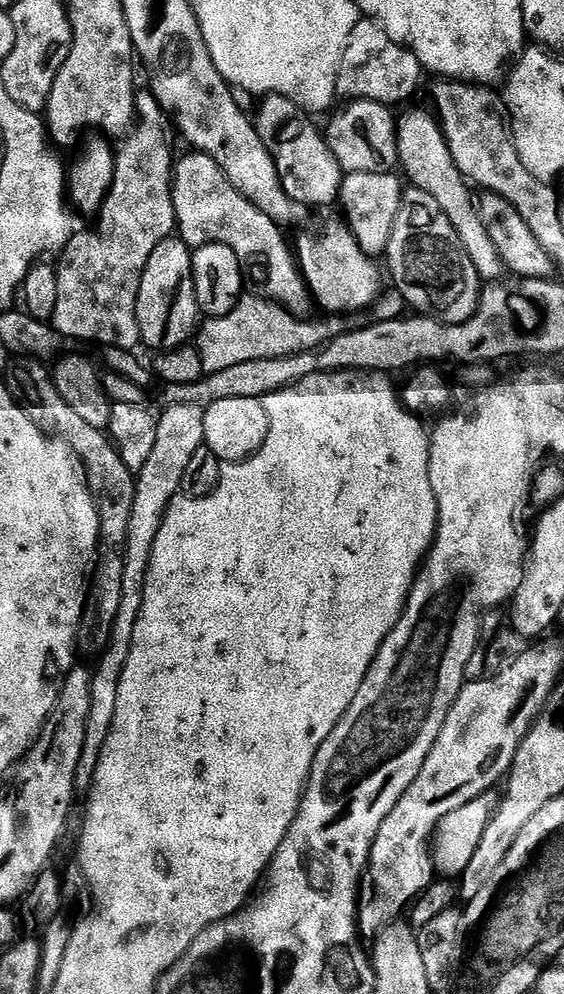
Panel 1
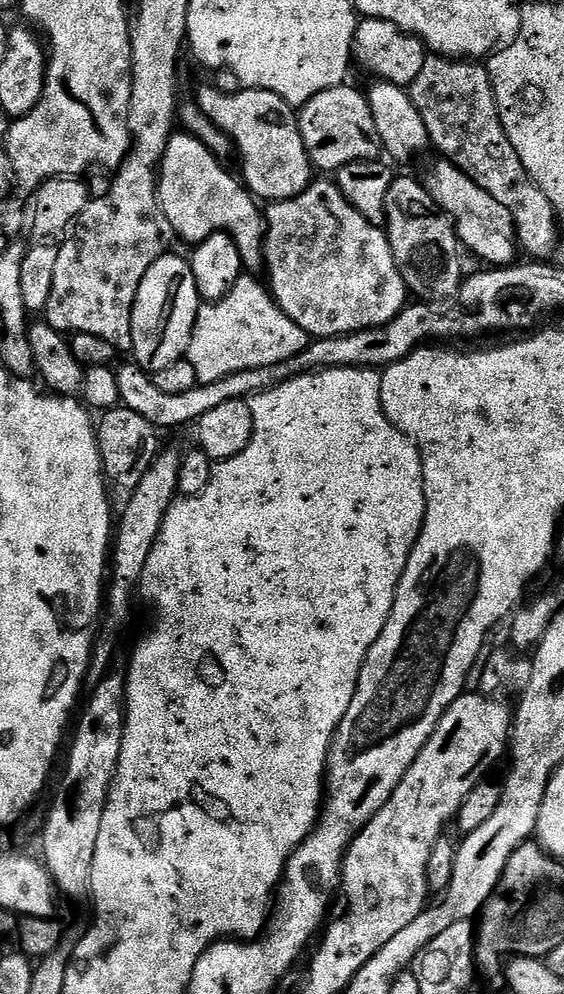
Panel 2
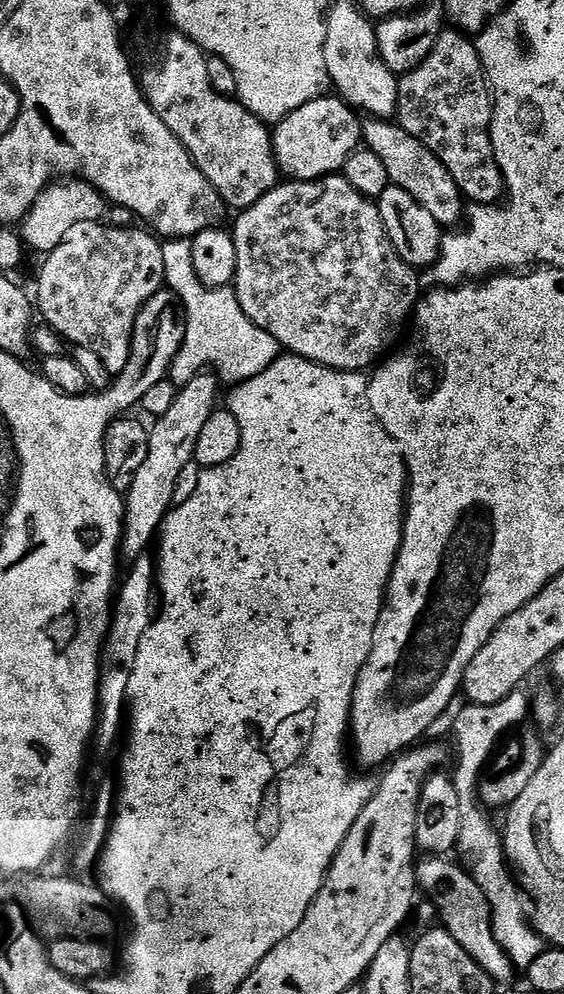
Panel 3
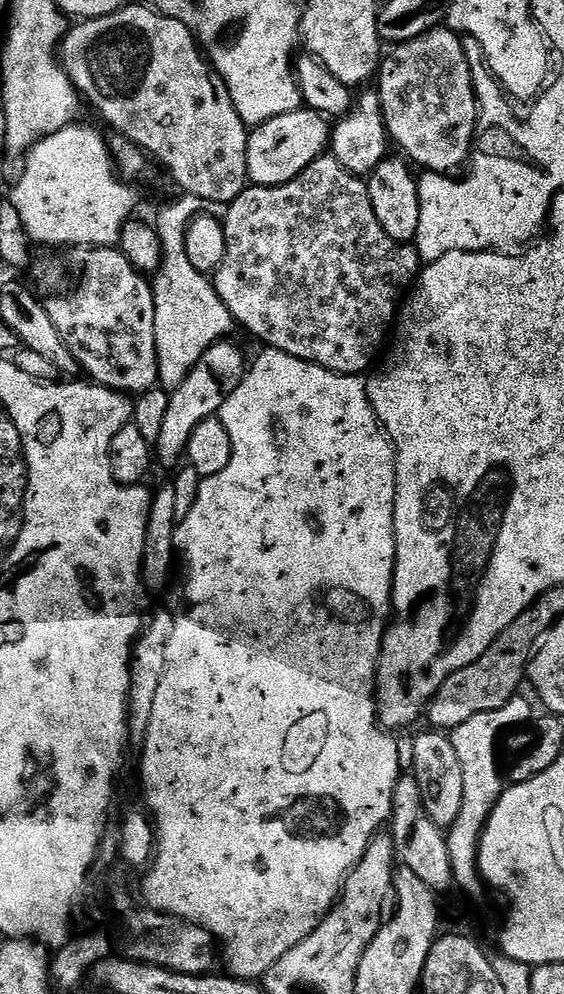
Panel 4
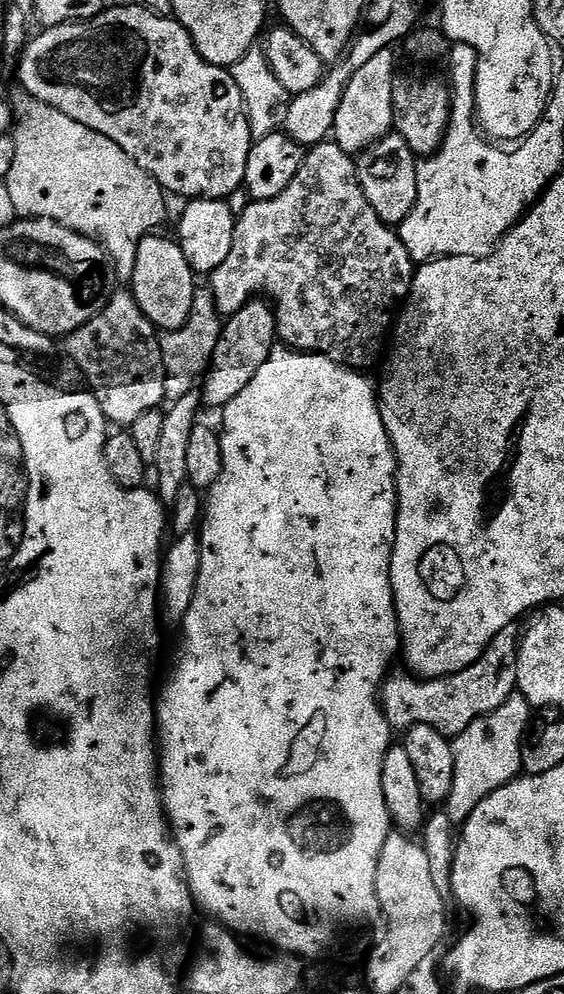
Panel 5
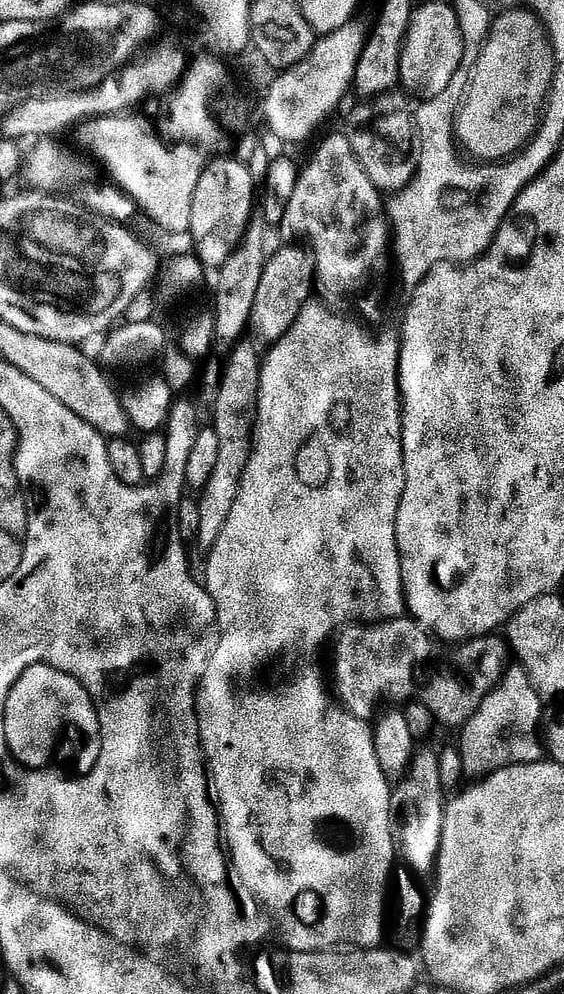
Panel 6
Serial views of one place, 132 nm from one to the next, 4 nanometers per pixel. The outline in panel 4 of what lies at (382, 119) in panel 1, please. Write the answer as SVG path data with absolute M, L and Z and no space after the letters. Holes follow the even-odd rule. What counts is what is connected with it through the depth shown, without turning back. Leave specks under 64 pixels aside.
M297 110L278 118L270 118L270 122L265 124L257 124L248 133L246 166L249 181L262 188L282 186L295 176L301 176L306 166L325 155L329 144L329 121L321 113L311 110Z

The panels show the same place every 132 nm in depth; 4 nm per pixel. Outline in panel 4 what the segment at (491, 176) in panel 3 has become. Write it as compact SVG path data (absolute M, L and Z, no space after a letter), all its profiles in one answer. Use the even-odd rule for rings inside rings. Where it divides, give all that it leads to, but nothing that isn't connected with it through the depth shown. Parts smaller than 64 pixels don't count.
M447 26L431 28L418 38L403 40L395 45L392 53L381 59L378 69L378 91L380 93L380 113L384 115L384 127L388 130L391 143L405 152L413 165L421 164L421 169L441 174L456 174L460 167L467 165L470 153L477 139L476 85L472 75L473 61L468 60L468 52L464 49L465 41Z

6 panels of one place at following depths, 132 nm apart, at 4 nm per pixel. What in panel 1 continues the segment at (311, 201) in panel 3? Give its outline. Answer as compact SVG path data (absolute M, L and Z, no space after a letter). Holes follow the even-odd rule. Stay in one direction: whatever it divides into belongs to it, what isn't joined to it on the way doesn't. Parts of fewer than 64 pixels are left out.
M339 223L301 234L298 266L311 291L320 296L323 304L330 308L328 310L334 314L345 314L368 308L375 302L380 292L380 272L376 269L377 261L358 246L347 223Z

